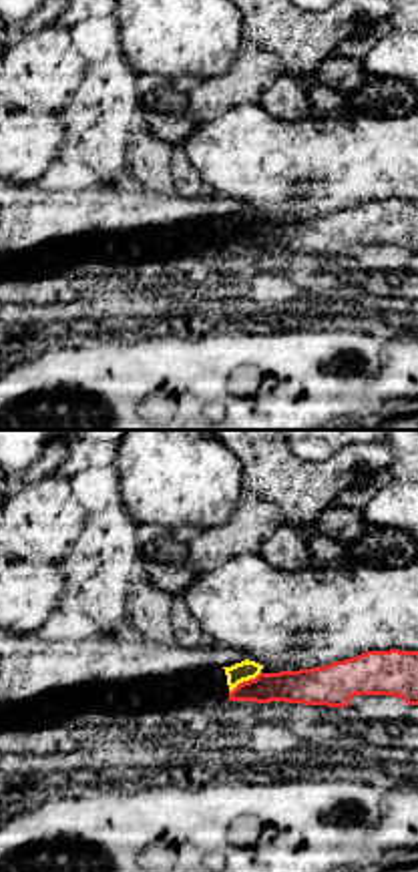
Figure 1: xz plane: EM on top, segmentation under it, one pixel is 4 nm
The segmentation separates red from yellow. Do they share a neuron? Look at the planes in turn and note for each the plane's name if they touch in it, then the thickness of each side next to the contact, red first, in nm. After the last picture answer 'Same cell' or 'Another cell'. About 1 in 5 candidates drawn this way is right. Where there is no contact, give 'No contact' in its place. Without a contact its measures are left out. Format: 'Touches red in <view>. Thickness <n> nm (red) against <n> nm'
Touches red in xz. Thickness 140 nm (red) against 80 nm

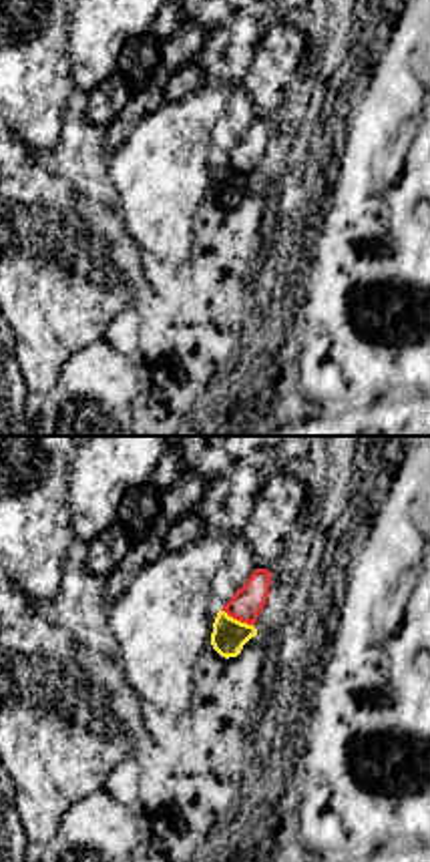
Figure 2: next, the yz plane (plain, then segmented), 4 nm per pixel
Touches red in yz. Thickness 120 nm (red) against 140 nm

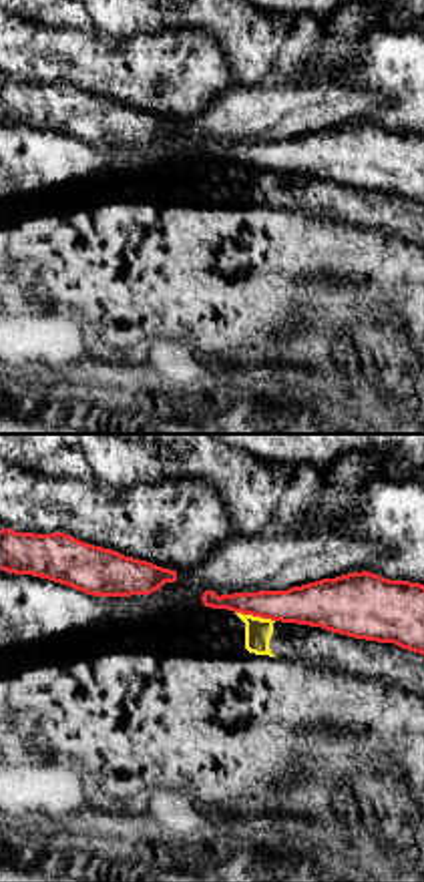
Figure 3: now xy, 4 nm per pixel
Touches red in xy. Thickness 180 nm (red) against 110 nm

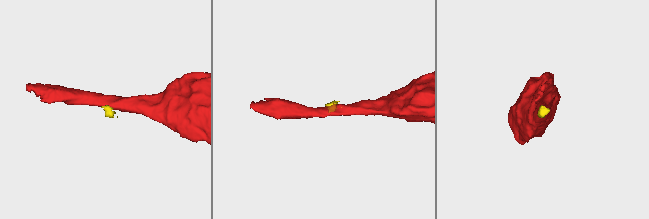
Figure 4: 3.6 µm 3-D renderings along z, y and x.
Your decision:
Another cell

